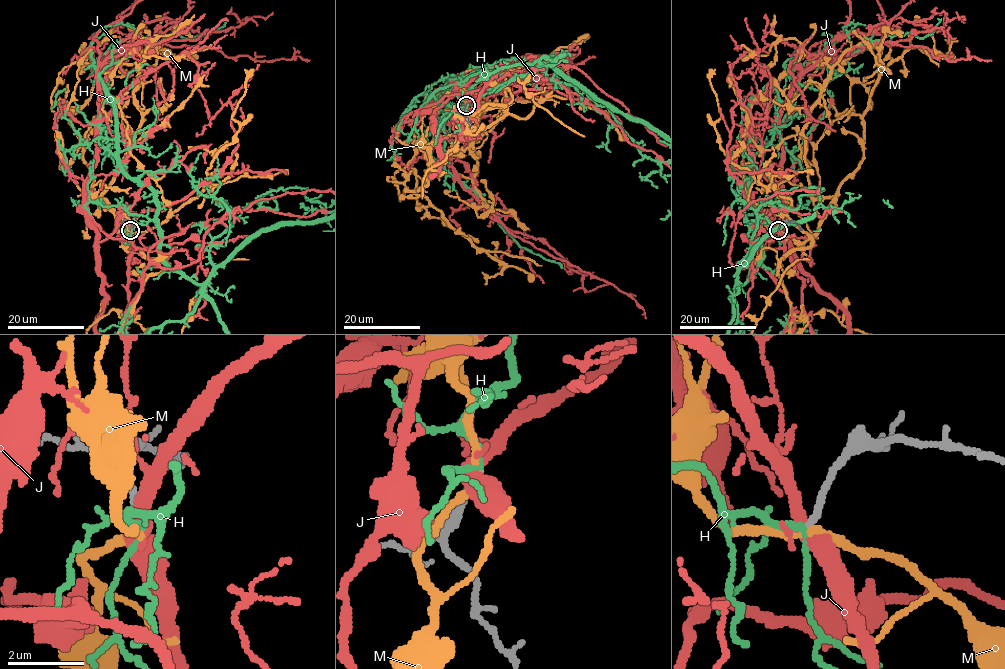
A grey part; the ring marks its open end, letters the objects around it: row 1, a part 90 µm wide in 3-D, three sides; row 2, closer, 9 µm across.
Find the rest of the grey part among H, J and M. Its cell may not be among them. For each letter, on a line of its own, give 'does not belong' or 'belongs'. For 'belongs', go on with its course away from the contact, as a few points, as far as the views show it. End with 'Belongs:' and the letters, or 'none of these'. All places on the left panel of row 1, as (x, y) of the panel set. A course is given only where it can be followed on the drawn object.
H: does not belong
J: does not belong
M: belongs
Belongs: M

